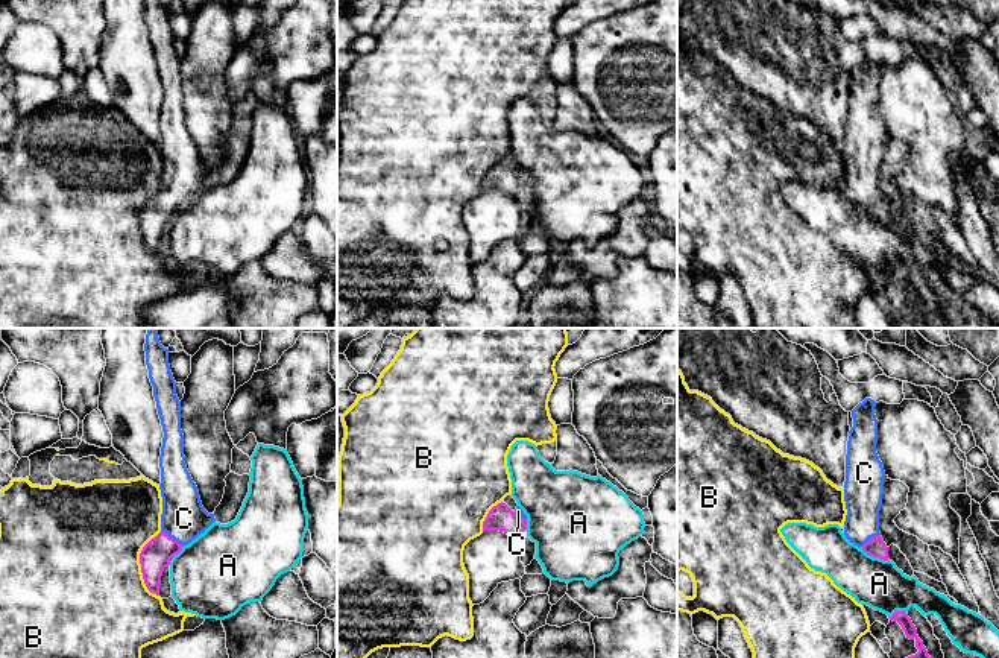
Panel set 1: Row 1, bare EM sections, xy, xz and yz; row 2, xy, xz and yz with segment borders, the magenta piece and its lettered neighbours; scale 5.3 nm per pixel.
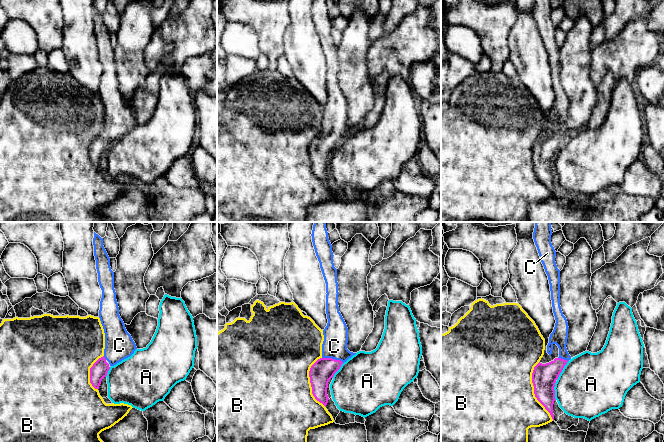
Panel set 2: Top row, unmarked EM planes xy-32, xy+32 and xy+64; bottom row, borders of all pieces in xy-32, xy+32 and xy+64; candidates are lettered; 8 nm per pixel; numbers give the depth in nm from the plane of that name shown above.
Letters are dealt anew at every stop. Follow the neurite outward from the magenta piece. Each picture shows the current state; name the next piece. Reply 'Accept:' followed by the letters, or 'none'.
Accept: C

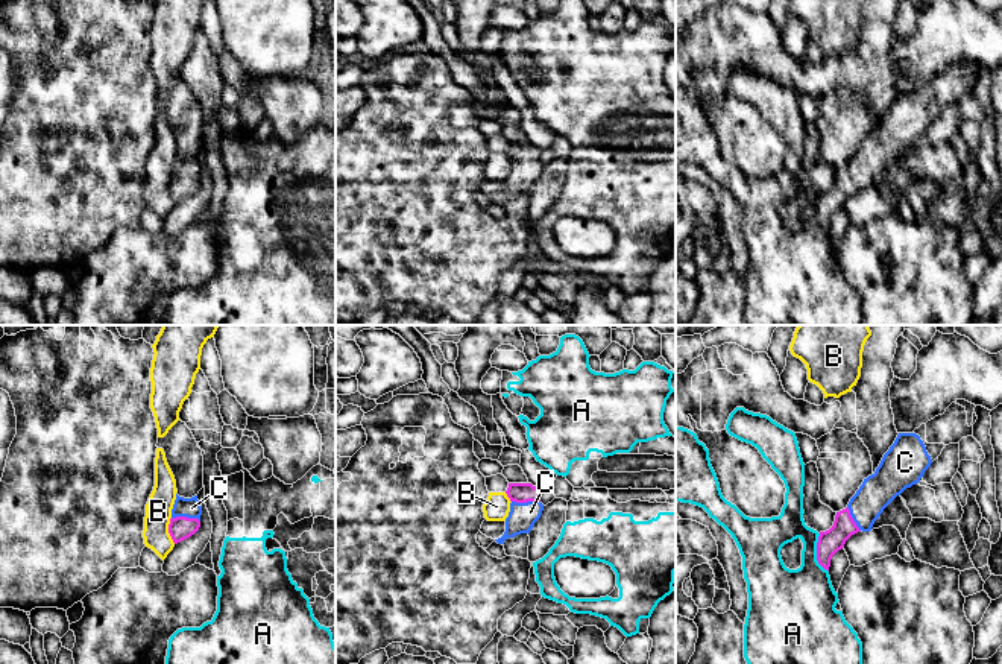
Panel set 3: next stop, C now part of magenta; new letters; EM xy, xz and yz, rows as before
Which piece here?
Accept: C

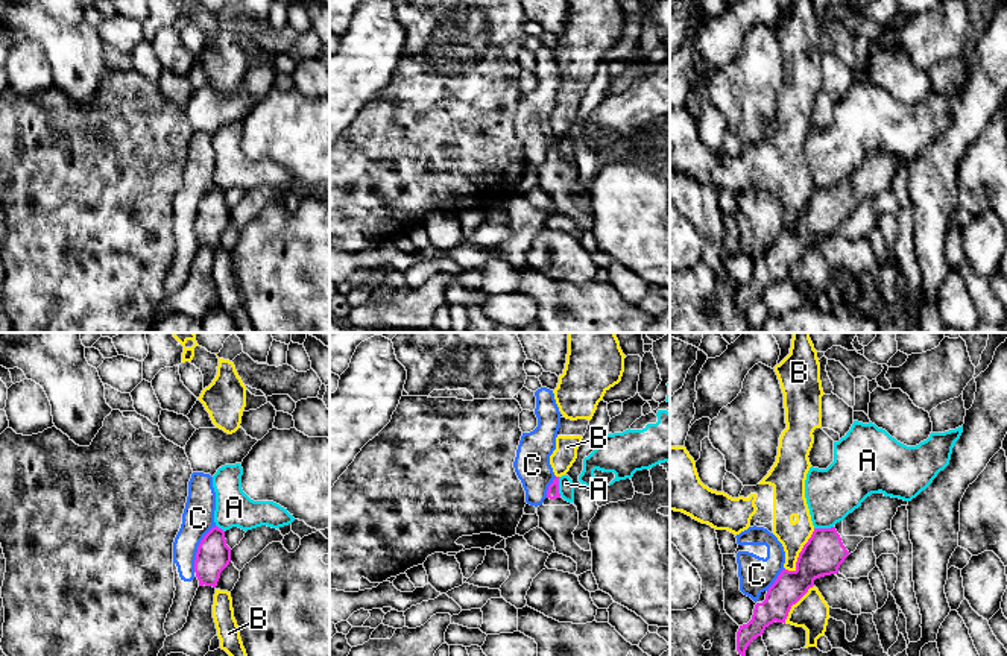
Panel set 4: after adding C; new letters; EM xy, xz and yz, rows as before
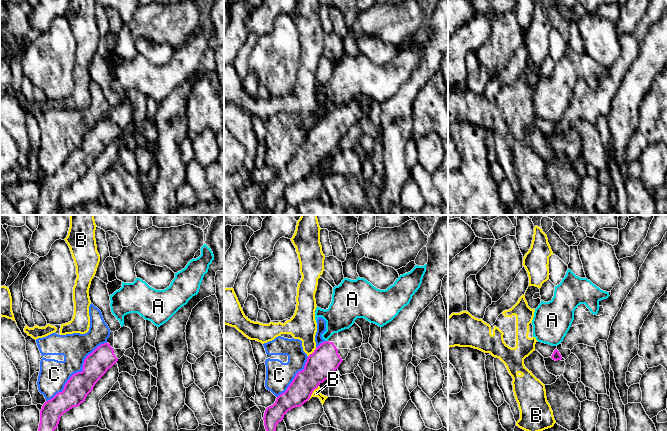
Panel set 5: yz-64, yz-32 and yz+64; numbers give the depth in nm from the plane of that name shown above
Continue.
Accept: none

